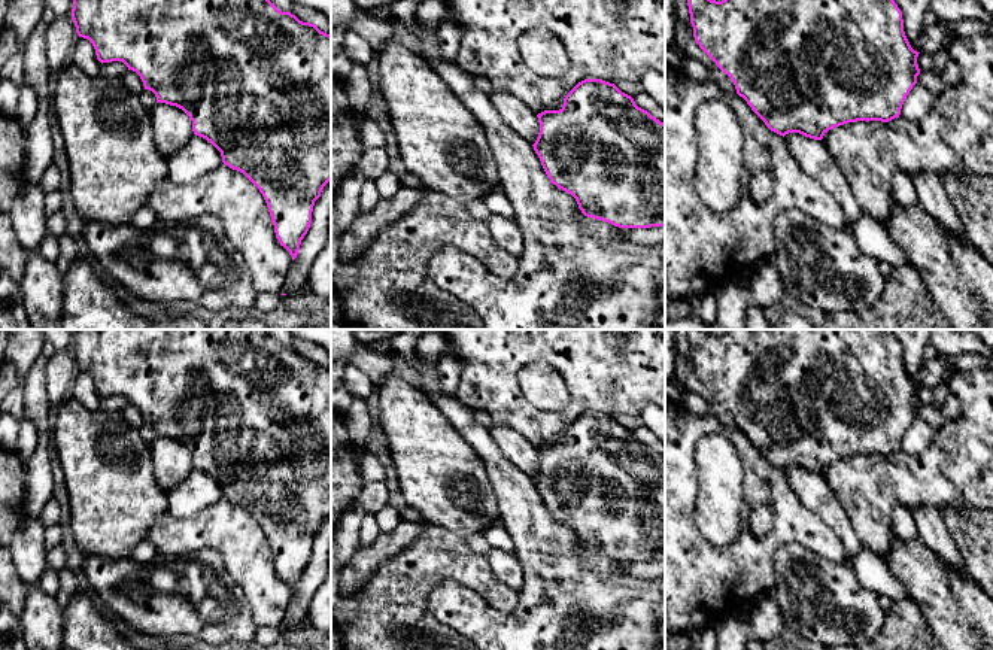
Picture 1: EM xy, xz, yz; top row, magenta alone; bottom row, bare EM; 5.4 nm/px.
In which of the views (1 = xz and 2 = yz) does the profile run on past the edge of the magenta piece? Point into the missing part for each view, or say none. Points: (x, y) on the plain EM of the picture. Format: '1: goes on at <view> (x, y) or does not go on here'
1: does not go on here
2: does not go on here

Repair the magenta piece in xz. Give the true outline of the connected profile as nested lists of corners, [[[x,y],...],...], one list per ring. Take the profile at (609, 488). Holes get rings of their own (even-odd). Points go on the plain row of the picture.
[[[601,413],[579,416],[559,444],[537,449],[540,467],[534,485],[553,519],[571,528],[581,547],[619,562],[665,561],[665,458],[638,441],[614,417]]]

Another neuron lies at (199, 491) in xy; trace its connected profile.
[[[194,468],[182,483],[166,495],[167,511],[176,519],[186,519],[215,505],[222,498],[222,490],[210,476]]]

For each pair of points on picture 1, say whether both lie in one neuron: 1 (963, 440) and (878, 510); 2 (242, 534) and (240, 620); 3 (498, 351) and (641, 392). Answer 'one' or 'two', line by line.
1: one
2: two
3: one

